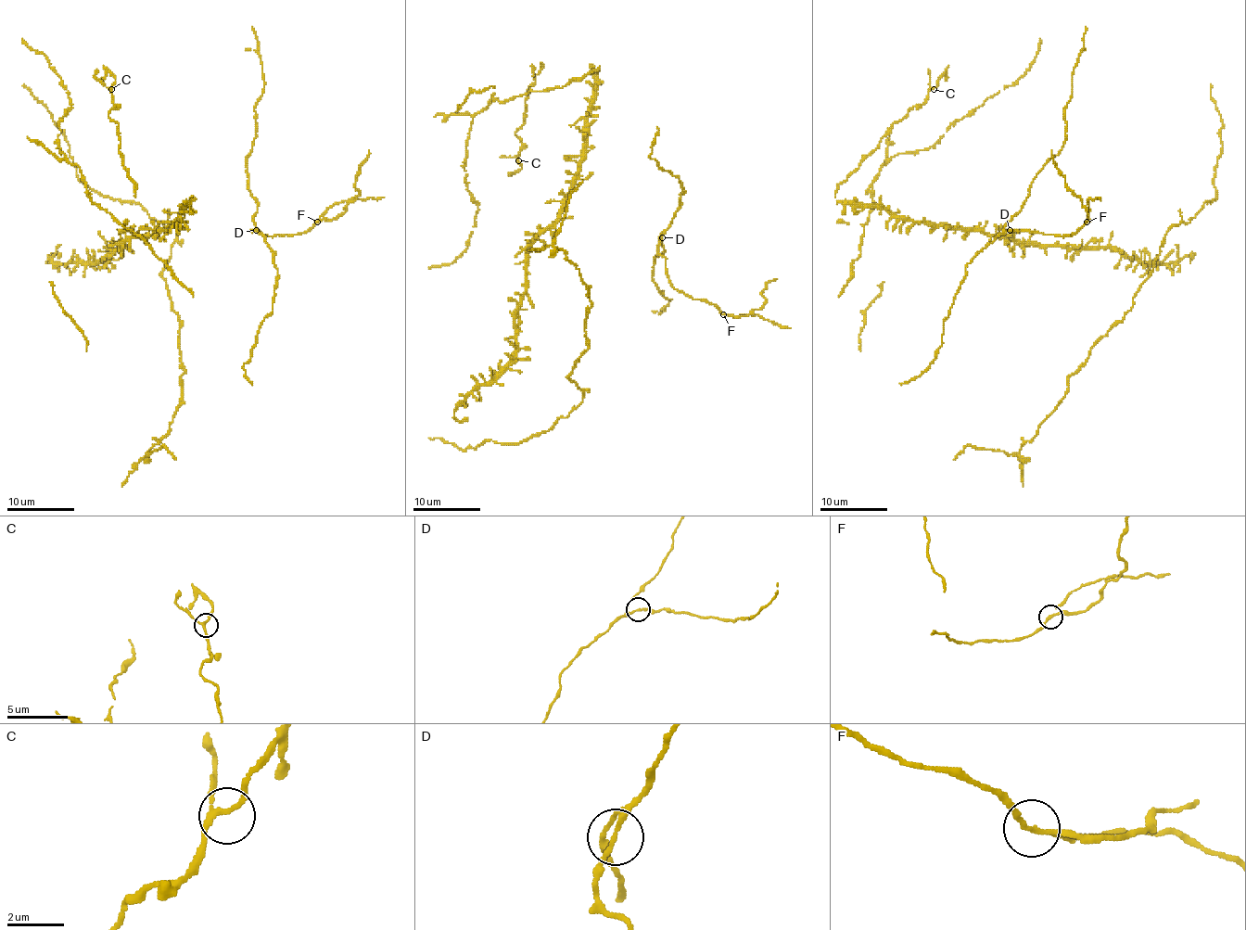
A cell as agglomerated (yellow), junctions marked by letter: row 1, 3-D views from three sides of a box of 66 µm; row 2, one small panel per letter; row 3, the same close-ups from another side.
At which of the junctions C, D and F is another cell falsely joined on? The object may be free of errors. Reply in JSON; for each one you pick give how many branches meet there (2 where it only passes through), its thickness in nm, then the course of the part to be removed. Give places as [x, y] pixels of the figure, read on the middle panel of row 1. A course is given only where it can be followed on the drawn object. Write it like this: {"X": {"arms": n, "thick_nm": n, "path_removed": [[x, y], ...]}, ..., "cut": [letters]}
{"F": {"arms": 3, "thick_nm": 140, "path_removed": [[723, 314], [743, 316], [762, 308], [765, 299], [762, 290], [775, 279]]}, "cut": ["F"]}

